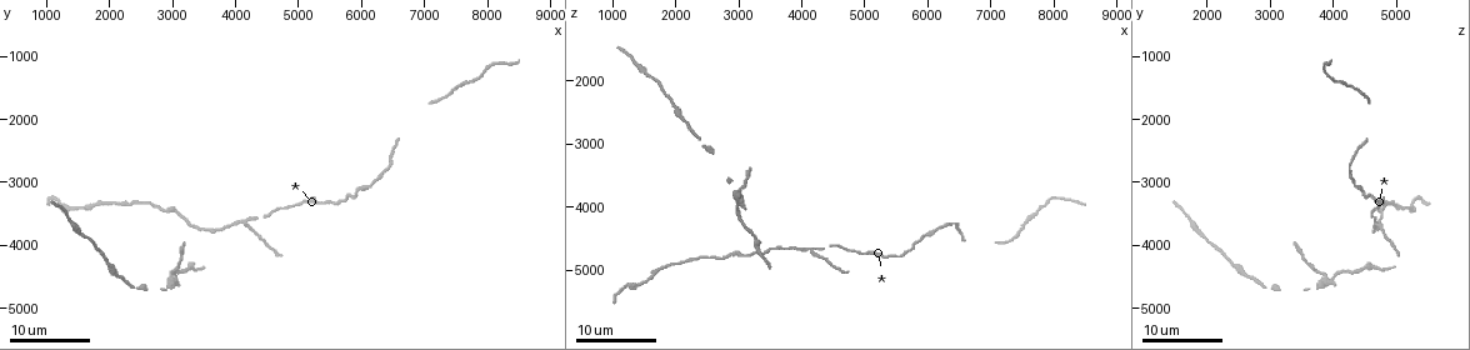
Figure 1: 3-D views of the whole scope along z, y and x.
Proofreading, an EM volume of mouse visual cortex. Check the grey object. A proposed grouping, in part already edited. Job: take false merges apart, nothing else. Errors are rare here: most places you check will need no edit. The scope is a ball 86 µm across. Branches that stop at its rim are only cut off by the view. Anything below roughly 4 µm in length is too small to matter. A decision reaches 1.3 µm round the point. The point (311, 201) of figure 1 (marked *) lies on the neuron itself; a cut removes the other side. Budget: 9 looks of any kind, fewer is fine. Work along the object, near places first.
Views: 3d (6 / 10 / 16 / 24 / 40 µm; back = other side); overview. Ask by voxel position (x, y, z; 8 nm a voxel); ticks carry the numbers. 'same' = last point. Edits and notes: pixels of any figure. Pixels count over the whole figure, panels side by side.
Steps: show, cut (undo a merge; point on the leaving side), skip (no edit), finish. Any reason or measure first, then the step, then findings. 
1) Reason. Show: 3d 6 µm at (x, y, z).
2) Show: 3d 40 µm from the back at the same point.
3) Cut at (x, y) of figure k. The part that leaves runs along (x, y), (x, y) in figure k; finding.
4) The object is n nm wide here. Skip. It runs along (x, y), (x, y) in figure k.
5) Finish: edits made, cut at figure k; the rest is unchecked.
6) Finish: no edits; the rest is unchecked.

Calibre changes. Show: 3d 16 µm at (5950, 3150, 4450).

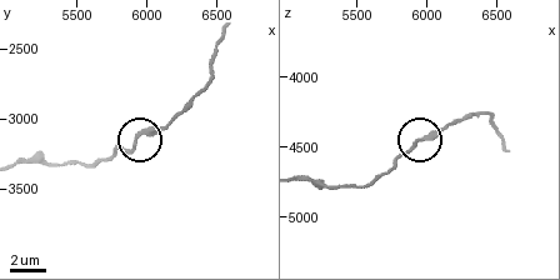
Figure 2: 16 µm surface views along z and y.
Show: 3d 6 µm at (5920, 3160, 4480).

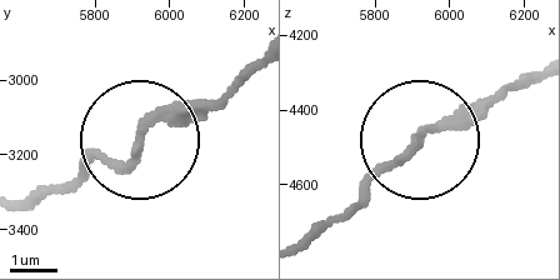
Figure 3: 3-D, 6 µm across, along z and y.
Skip. It runs along (29, 206), (149, 130), (196, 119), (240, 79) in figure 3; one neuron here.

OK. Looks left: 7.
Thick turns thin. Show: 3d 24 µm at (7150, 1750, 4600).

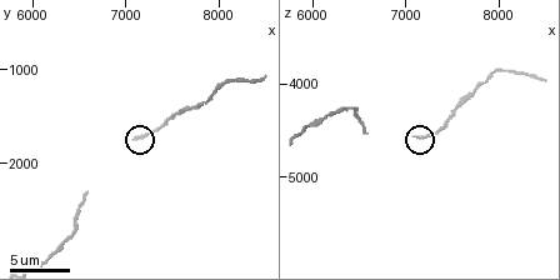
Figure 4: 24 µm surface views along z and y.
Show: 3d 10 µm at (7100, 1750, 4550).

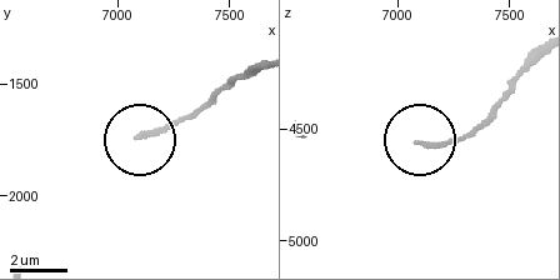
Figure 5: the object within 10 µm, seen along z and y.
Skip. One neuron here.

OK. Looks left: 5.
Three-way junction. Show: 3d 16 µm at (4100, 3650, 4650).

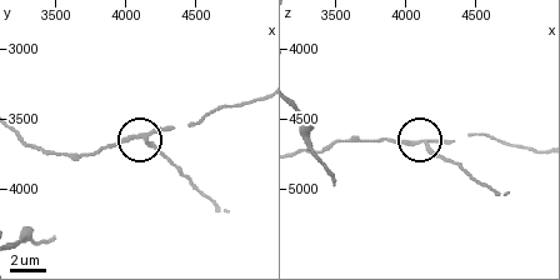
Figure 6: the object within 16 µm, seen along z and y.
Show: 3d 6 µm at (4120, 3640, 4660).

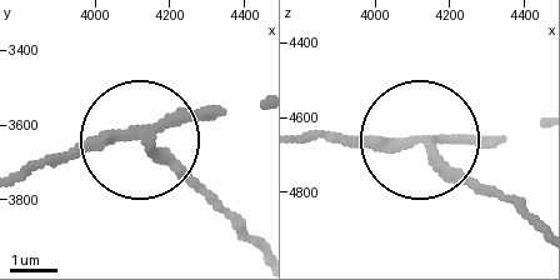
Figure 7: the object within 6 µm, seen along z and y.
The object is 200 nm wide here. Cut at (190, 185) of figure 7. A second neuron is stuck on.

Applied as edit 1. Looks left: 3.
Show: overview.

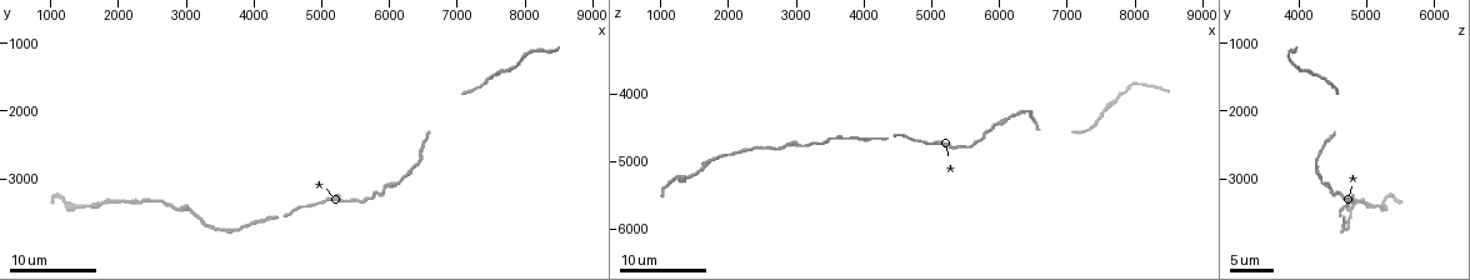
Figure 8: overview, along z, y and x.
Sudden change in width. Show: 3d 16 µm at (1900, 3350, 4950).

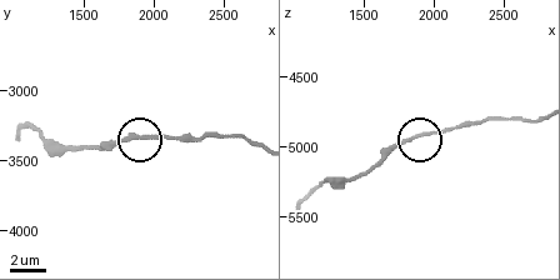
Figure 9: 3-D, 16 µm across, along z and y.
Skip. It runs along (258, 145), (240, 138), (124, 138), (94, 146) in figure 9; all the same neuron.

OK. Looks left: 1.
Finish: edits made, cut at figure 7; the rest is unchecked.

